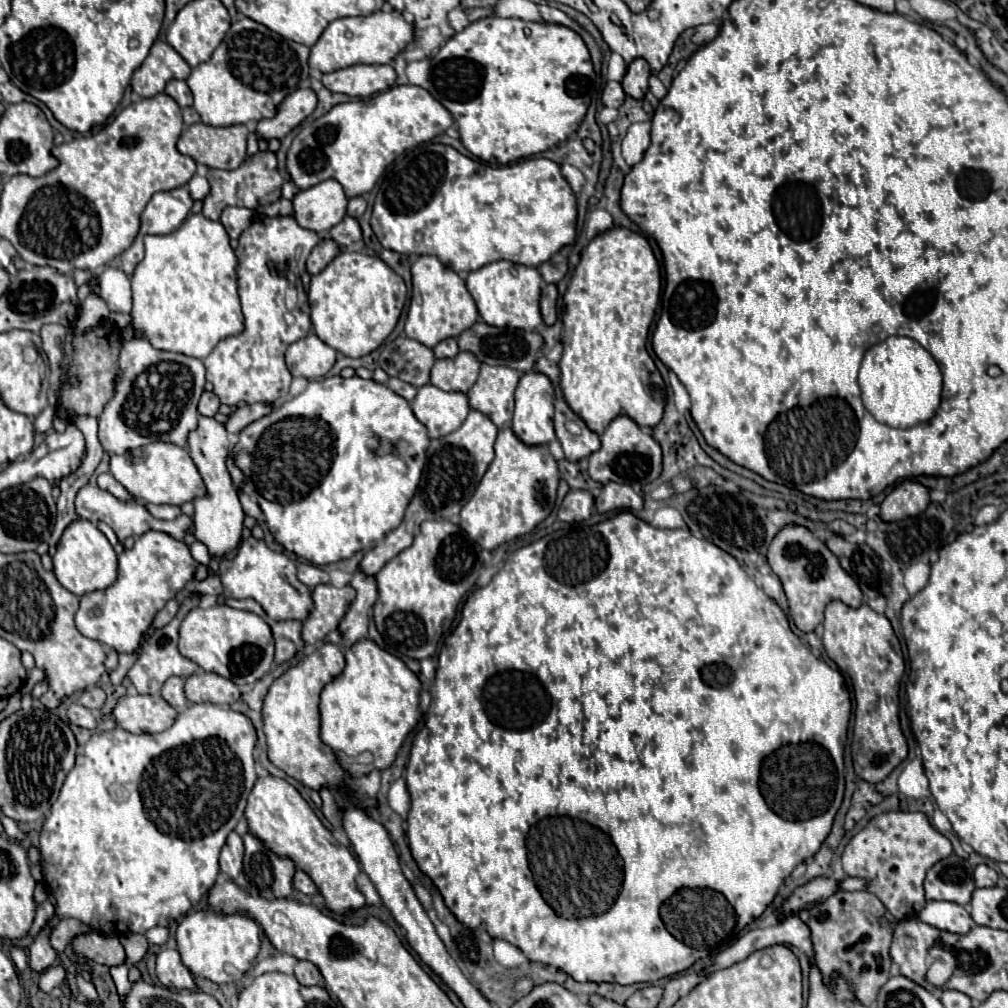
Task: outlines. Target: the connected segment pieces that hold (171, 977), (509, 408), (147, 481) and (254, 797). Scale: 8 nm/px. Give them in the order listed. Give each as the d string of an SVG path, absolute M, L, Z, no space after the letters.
M161 949L157 953L157 979L161 985L177 991L193 991L193 975L191 971L181 963L177 949Z
M481 365L477 383L469 389L469 405L485 413L497 427L505 427L513 417L513 393L519 383L519 371L501 365Z
M153 443L125 455L111 455L111 473L113 477L137 499L145 503L169 503L183 505L205 495L205 483L183 447L173 443Z
M273 775L259 777L247 799L245 819L247 819L249 833L253 837L263 841L263 845L269 847L275 855L289 857L295 863L295 867L299 867L313 879L313 883L317 885L319 893L325 899L325 905L331 911L345 913L365 905L365 897L355 885L359 863L349 853L349 849L343 847L333 837L333 833L323 827L323 823L313 813L309 803L285 779L279 779Z

